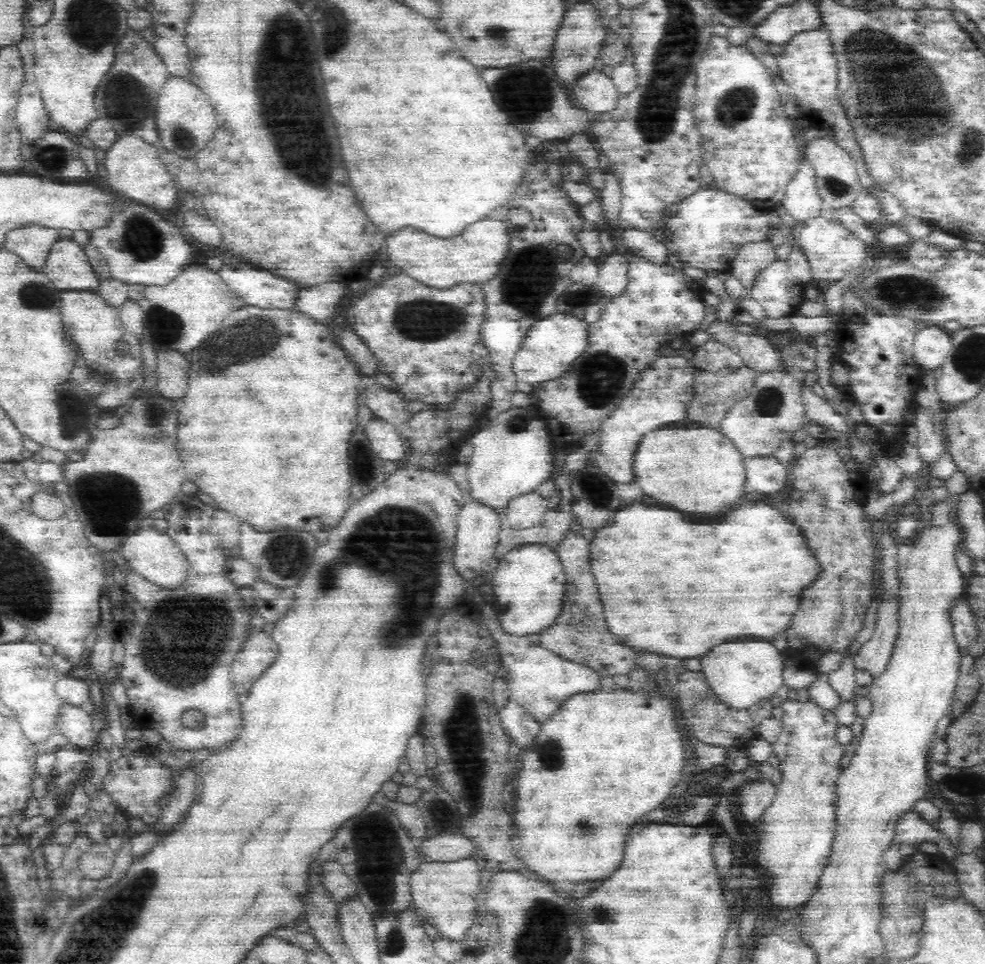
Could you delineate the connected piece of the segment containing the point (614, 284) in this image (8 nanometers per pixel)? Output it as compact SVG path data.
M614 251L606 255L603 263L598 264L597 282L595 285L599 286L604 294L615 296L620 295L626 290L629 283L627 270L629 269L630 258L630 255L622 255Z

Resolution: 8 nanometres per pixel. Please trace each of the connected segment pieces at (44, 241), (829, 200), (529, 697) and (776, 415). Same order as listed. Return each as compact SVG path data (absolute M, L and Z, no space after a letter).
M22 224L7 232L2 246L18 253L30 266L41 268L57 240L60 240L59 228Z
M812 138L806 140L805 155L812 161L817 174L818 192L827 207L851 206L852 200L862 193L860 173L853 156L833 139Z
M507 636L506 642L502 640L502 644L498 644L498 648L502 648L502 660L506 660L507 677L511 696L518 701L530 716L534 717L539 723L546 722L549 716L560 706L560 703L574 692L582 692L585 690L594 690L600 688L600 675L592 670L589 666L576 661L570 660L545 646L531 643L526 636L512 637Z
M775 369L756 374L753 377L753 384L749 390L748 396L738 400L724 415L720 422L720 432L730 438L730 442L742 452L742 456L748 458L770 456L786 439L790 439L790 434L806 427L808 420L800 399L798 385L792 383L790 376L784 372Z

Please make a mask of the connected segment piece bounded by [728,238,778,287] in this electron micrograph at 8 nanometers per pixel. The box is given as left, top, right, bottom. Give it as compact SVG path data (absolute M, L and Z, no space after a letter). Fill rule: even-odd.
M766 240L742 244L736 258L729 264L729 274L737 276L746 286L754 282L755 276L778 260L776 246Z

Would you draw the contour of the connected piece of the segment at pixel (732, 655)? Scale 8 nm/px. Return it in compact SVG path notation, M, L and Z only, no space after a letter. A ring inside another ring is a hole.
M748 638L750 642L726 642L720 644L710 656L701 659L703 672L711 687L734 708L746 708L757 700L773 699L777 689L784 682L786 666L785 650L780 650L772 642Z

